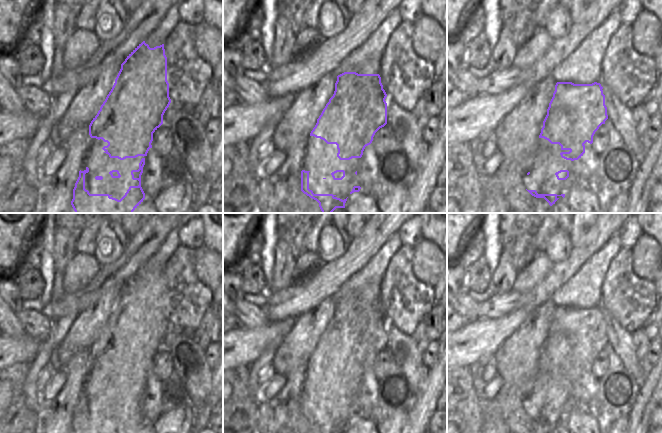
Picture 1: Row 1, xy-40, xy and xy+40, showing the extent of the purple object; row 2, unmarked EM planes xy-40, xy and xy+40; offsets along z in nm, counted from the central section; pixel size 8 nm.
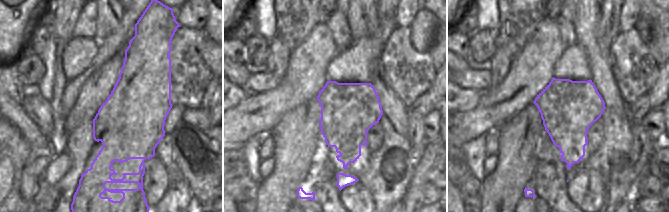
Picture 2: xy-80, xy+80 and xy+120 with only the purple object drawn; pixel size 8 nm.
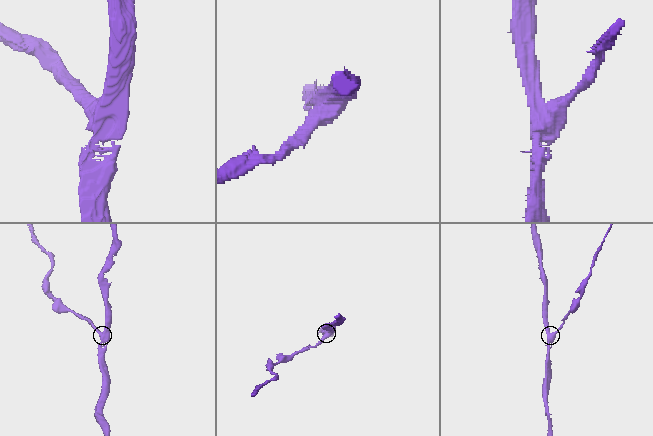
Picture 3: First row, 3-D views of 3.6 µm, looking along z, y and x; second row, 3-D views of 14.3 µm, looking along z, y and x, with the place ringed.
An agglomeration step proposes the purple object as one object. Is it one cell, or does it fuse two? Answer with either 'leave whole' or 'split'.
split

